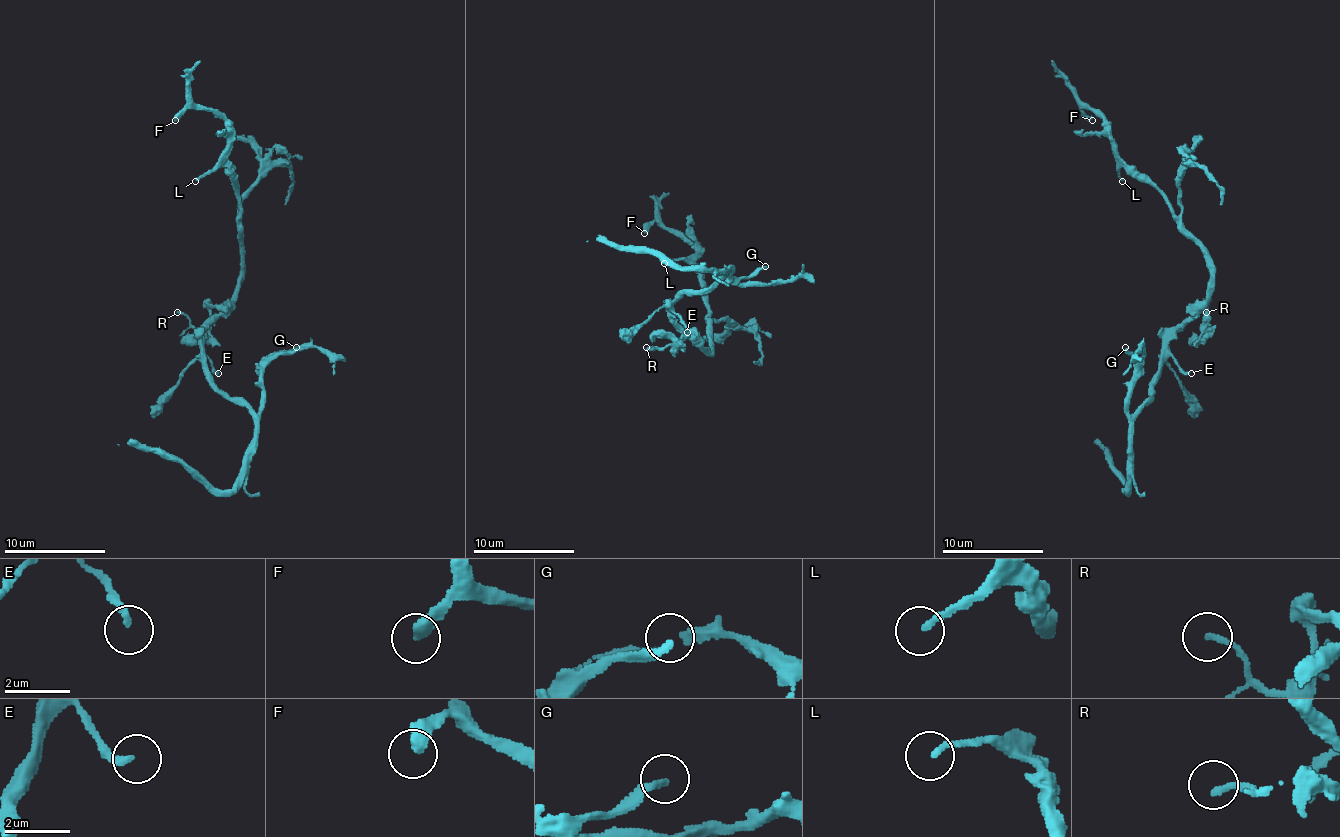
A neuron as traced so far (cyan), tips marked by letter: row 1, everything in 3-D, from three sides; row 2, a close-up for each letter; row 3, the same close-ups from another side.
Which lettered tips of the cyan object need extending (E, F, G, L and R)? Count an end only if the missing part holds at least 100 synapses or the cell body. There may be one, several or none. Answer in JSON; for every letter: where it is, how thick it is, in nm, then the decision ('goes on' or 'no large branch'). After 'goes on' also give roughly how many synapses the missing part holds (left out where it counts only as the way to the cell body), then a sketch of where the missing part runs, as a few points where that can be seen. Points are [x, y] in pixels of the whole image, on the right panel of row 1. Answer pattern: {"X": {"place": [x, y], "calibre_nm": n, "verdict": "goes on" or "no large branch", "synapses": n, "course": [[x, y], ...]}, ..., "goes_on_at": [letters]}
{"E": {"place": [1191, 373], "calibre_nm": 190, "verdict": "no large branch"}, "F": {"place": [1092, 120], "calibre_nm": 360, "verdict": "no large branch"}, "G": {"place": [1125, 347], "calibre_nm": 200, "verdict": "goes on", "synapses": 100, "course": [[1125, 347], [1112, 320], [1084, 294], [1072, 289], [1052, 266], [1031, 266], [1016, 251]]}, "L": {"place": [1122, 181], "calibre_nm": 160, "verdict": "no large branch"}, "R": {"place": [1206, 312], "calibre_nm": 170, "verdict": "no large branch"}, "goes_on_at": ["G"]}

